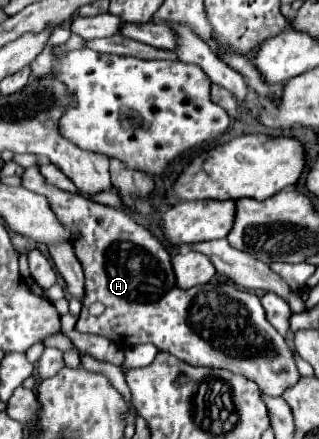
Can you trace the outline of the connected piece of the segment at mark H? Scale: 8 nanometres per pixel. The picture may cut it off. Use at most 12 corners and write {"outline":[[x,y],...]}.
{"outline":[[44,180],[86,276],[78,332],[154,344],[246,376],[298,380],[260,298],[176,288],[170,254],[128,214]]}

